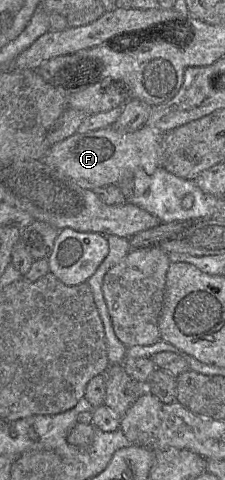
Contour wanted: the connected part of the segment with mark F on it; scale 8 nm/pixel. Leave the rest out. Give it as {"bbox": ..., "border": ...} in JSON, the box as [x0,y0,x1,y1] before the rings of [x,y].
{"bbox":[42,125,163,190],"border":[[[146,125],[133,132],[121,132],[115,127],[102,128],[72,136],[51,145],[42,159],[48,166],[71,178],[80,187],[98,190],[106,185],[117,185],[127,172],[143,169],[152,174],[162,167],[163,133]]]}

